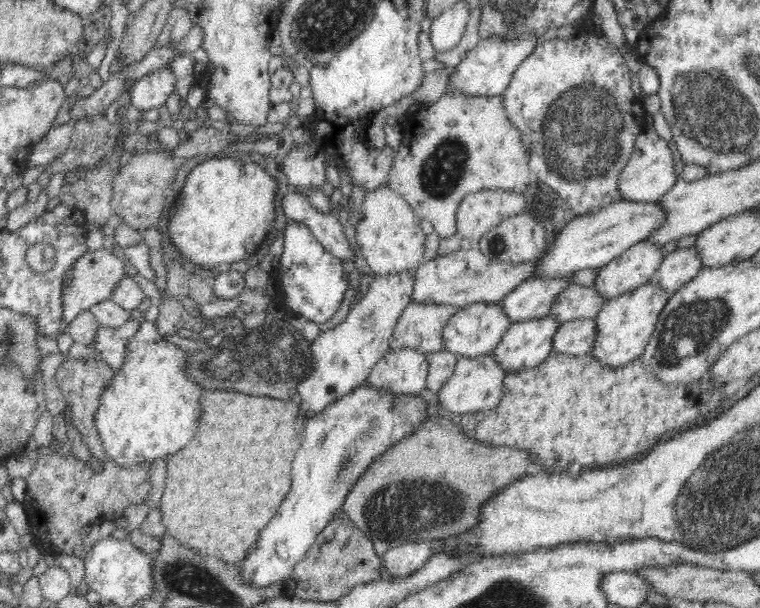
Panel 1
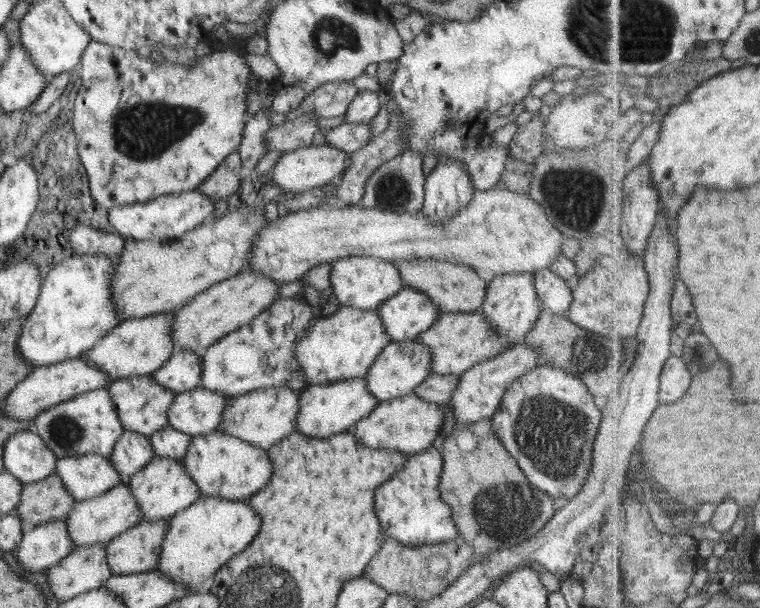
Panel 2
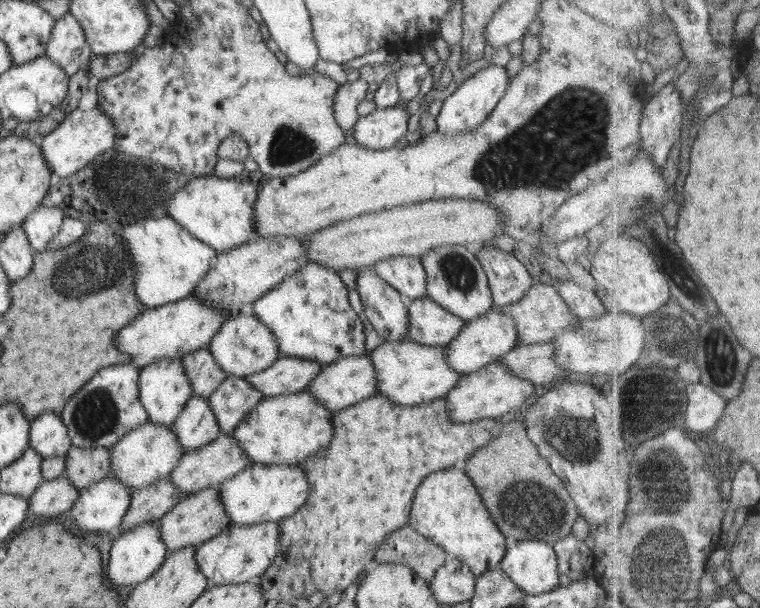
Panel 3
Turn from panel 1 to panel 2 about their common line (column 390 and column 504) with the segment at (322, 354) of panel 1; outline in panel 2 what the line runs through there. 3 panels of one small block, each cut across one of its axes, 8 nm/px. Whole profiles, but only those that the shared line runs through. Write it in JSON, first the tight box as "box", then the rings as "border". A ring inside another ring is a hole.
{"box":[480,272,543,350],"border":[[[534,272],[502,273],[494,275],[487,284],[487,293],[480,311],[489,320],[491,327],[507,344],[505,350],[523,344],[526,334],[532,330],[543,306],[535,289]]]}

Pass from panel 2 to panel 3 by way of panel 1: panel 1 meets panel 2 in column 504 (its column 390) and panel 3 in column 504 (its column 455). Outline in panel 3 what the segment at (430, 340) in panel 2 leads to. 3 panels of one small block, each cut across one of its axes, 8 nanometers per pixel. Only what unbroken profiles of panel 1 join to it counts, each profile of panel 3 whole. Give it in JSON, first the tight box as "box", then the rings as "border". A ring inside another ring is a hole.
{"box":[497,284,580,346],"border":[[[552,284],[531,285],[519,301],[505,307],[497,307],[497,310],[508,314],[514,320],[517,328],[518,346],[553,340],[554,336],[580,321],[575,314],[572,314],[568,305]]]}

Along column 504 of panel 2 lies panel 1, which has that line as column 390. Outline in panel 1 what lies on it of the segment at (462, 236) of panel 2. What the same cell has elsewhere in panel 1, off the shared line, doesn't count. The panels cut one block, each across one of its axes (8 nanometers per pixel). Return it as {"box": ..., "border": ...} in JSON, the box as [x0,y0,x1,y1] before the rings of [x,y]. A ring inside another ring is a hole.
{"box":[356,186,426,275],"border":[[[388,186],[366,191],[360,204],[360,221],[356,225],[356,242],[360,254],[375,275],[388,275],[414,270],[423,262],[426,235],[420,227],[421,220],[404,196]]]}

